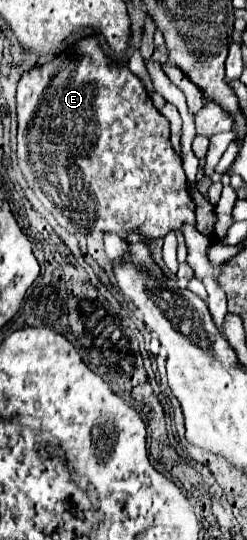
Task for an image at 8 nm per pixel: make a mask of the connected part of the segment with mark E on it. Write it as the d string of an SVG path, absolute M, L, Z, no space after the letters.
M83 37L77 39L73 43L73 47L69 51L63 51L57 59L45 63L45 65L35 65L29 71L25 71L19 79L17 85L17 117L19 117L19 131L17 131L17 159L19 159L19 167L29 183L29 187L33 189L33 193L37 195L37 199L43 203L43 207L47 211L51 211L51 215L55 217L55 221L67 229L69 233L79 233L79 235L87 235L91 231L111 231L117 233L121 239L125 239L129 229L139 229L147 239L157 239L157 237L165 237L169 231L183 231L185 235L186 245L188 248L188 256L186 262L195 269L195 277L203 281L203 285L207 287L209 299L207 299L207 307L211 311L213 323L217 325L217 329L223 333L223 321L227 315L227 299L225 293L221 291L221 287L217 287L217 279L213 279L215 275L215 267L211 267L211 263L207 261L207 247L211 245L211 241L201 235L195 229L195 203L189 197L189 193L185 191L185 173L183 173L183 161L181 157L173 151L171 143L169 143L169 121L155 109L149 93L145 91L141 79L137 75L133 75L127 67L125 61L115 63L99 45L99 41L95 37Z

